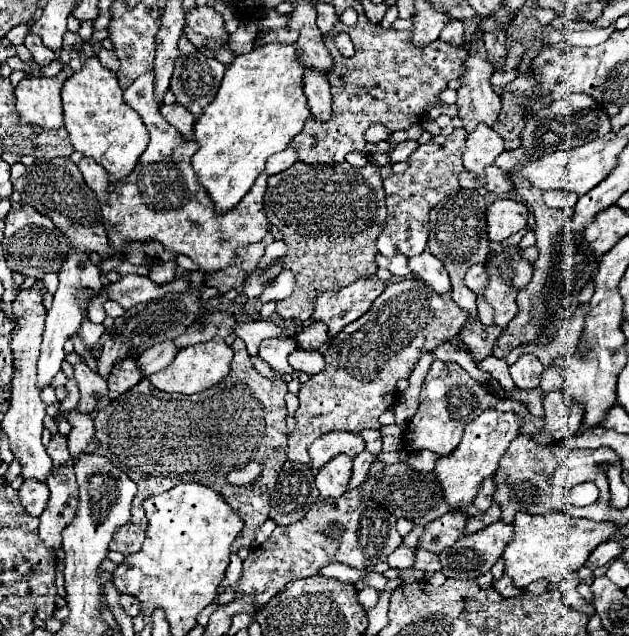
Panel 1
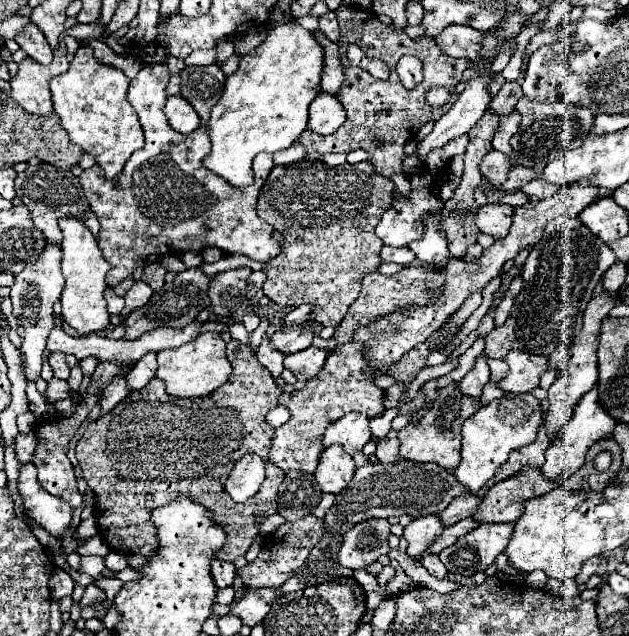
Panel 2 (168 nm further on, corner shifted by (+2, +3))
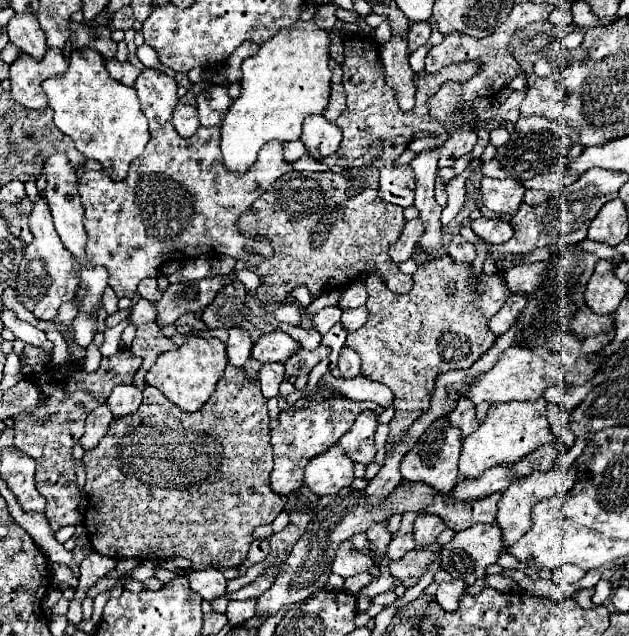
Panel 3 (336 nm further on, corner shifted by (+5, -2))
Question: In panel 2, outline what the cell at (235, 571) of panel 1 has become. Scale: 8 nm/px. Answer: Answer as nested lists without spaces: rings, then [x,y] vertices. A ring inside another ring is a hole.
[[[214,559],[214,561],[210,563],[210,575],[214,577],[214,585],[216,585],[218,589],[222,589],[222,587],[230,587],[230,585],[232,585],[234,575],[236,575],[236,569],[234,569],[232,563]]]

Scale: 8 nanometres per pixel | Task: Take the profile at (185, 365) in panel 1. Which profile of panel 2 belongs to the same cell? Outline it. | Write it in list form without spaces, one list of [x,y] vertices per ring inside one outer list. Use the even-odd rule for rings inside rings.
[[[210,331],[198,335],[198,339],[178,347],[178,349],[162,349],[156,353],[158,371],[156,377],[166,383],[166,393],[178,399],[204,397],[224,385],[232,373],[232,367],[226,359],[226,343],[220,333]]]

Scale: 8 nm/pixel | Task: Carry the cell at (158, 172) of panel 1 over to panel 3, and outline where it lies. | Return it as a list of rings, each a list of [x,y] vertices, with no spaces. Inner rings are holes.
[[[147,68],[139,74],[135,86],[137,96],[141,100],[141,108],[145,118],[149,120],[149,132],[151,140],[145,146],[145,152],[135,158],[129,166],[129,174],[121,182],[113,182],[109,178],[107,170],[99,172],[83,172],[79,178],[79,196],[85,208],[85,230],[89,236],[87,242],[87,254],[91,254],[91,260],[95,264],[103,264],[111,272],[109,286],[115,290],[115,294],[133,298],[137,284],[143,278],[155,278],[157,270],[165,262],[183,262],[191,260],[199,254],[209,256],[233,256],[235,260],[241,260],[247,254],[247,246],[261,246],[261,256],[273,256],[273,246],[267,238],[251,238],[237,230],[239,216],[257,200],[259,194],[263,194],[281,174],[289,172],[291,166],[285,164],[281,154],[281,144],[275,140],[271,144],[265,144],[265,148],[259,152],[257,162],[245,172],[245,174],[233,174],[221,166],[221,150],[219,150],[219,126],[199,128],[191,138],[183,140],[171,120],[171,112],[177,104],[177,82],[175,78]]]

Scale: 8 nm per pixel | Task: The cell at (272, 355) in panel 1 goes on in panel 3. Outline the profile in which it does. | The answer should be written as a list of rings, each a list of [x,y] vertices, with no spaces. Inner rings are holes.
[[[279,362],[263,364],[259,370],[259,382],[261,382],[261,392],[265,398],[273,398],[279,392],[279,384],[283,382],[285,368]]]

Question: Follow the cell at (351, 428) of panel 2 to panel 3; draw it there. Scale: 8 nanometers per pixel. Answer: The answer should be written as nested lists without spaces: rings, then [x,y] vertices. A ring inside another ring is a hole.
[[[363,410],[351,430],[347,430],[337,446],[347,454],[351,462],[369,464],[375,458],[375,446],[373,446],[373,434],[375,434],[375,414],[373,410]]]

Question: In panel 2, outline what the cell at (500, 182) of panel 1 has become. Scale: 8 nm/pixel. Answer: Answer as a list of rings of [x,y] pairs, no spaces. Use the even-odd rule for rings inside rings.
[[[514,167],[512,171],[510,171],[510,175],[508,175],[508,181],[506,181],[506,185],[504,185],[504,191],[518,191],[518,189],[522,189],[528,181],[532,181],[532,179],[536,179],[536,177],[540,177],[534,169],[526,169],[526,167]]]

